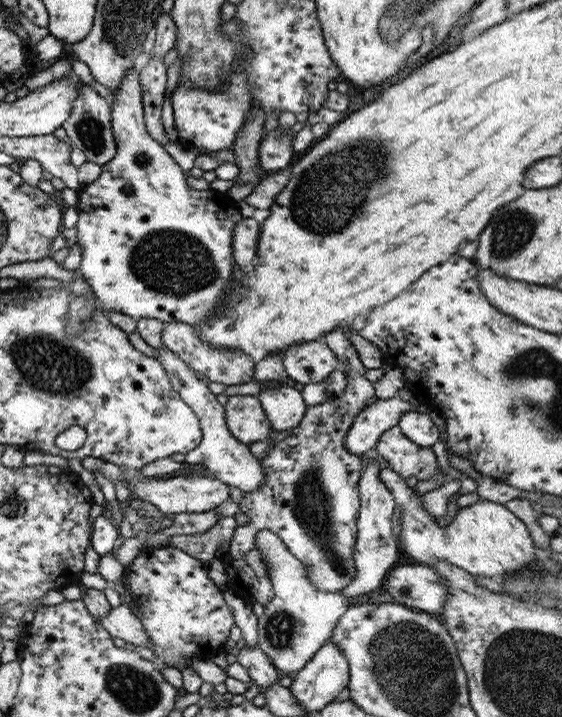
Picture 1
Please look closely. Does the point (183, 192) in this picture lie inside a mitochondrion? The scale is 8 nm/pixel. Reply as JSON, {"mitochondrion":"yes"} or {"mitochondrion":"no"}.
{"mitochondrion":"no"}

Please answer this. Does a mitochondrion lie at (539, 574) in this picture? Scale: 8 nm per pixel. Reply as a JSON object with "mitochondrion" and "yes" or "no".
{"mitochondrion":"yes"}

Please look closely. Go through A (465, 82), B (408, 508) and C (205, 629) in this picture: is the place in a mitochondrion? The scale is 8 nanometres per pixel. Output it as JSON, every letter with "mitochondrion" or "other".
{"A":"other","B":"other","C":"other"}

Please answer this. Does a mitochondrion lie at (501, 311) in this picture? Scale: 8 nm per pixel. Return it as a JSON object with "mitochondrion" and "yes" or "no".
{"mitochondrion":"no"}

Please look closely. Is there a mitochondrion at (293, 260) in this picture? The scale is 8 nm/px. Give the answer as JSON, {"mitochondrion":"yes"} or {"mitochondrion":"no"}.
{"mitochondrion":"no"}

